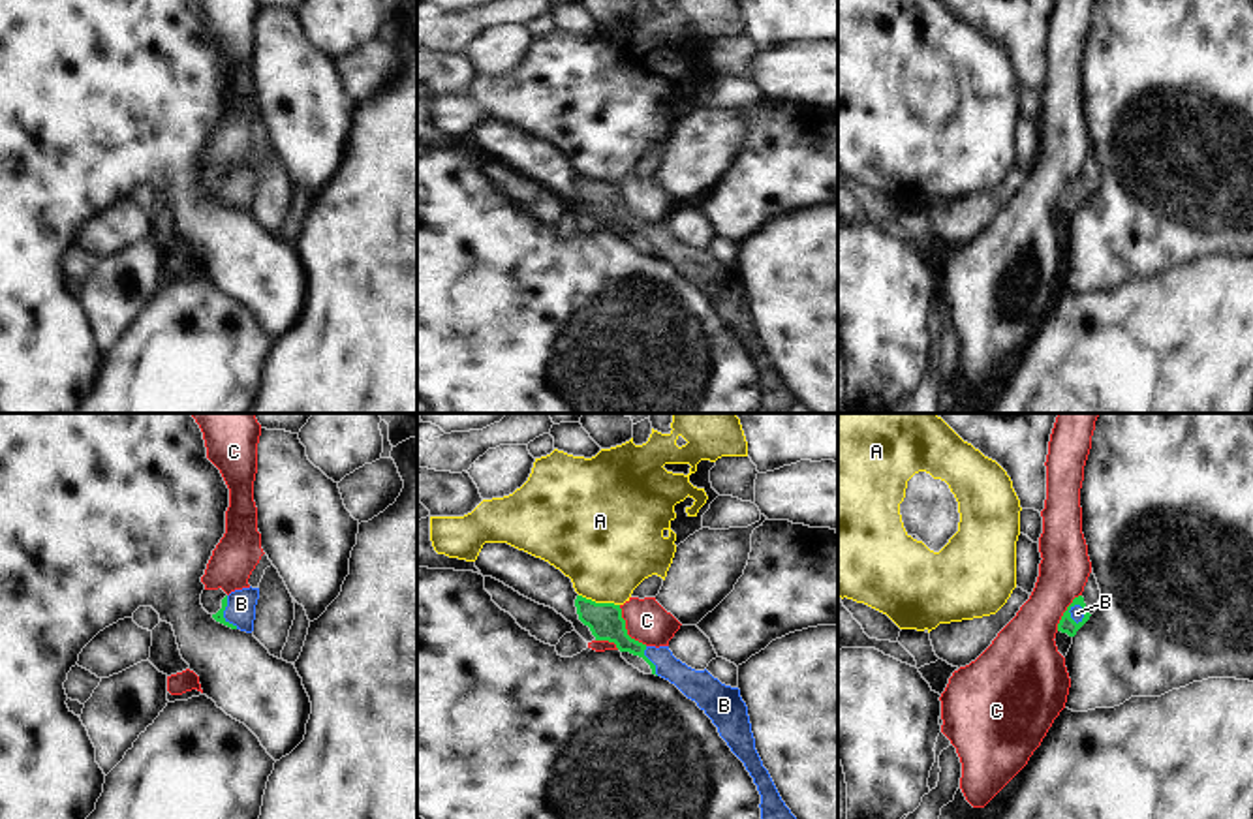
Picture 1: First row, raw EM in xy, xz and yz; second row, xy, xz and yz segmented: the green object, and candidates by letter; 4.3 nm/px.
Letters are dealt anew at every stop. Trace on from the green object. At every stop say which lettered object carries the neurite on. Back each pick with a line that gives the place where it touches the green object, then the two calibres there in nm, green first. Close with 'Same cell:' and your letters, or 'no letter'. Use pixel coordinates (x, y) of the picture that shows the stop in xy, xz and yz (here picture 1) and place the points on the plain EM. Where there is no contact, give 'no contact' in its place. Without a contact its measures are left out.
B: xy (222, 192) | 50/130 nm
Same cell: B

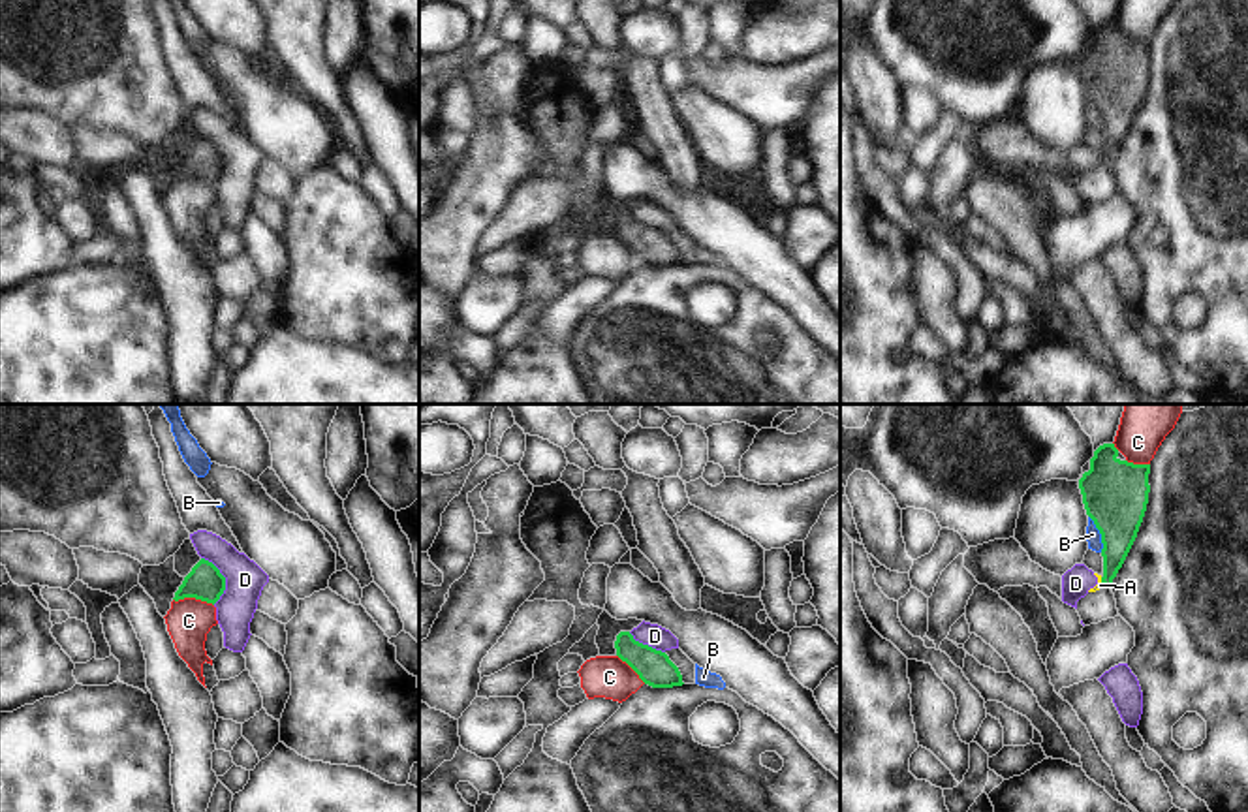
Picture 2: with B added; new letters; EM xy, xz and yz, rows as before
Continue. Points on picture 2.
Same cell: no letter

